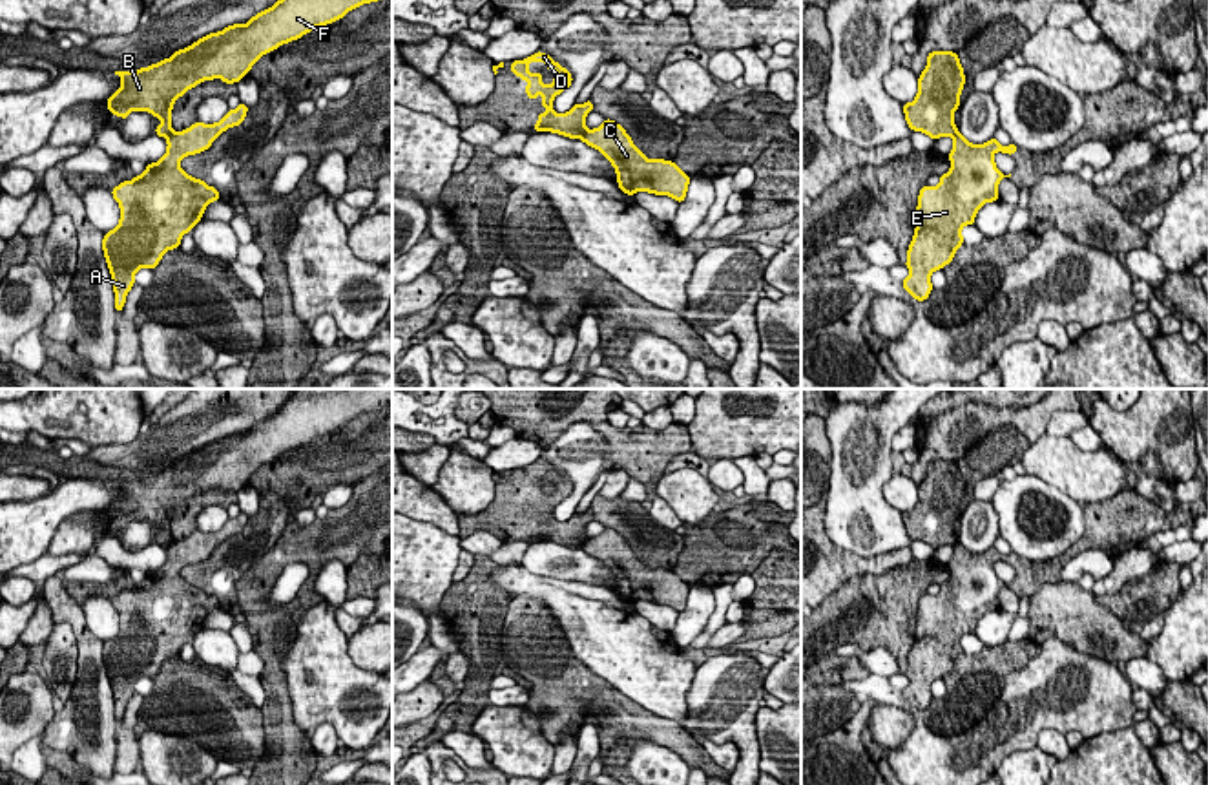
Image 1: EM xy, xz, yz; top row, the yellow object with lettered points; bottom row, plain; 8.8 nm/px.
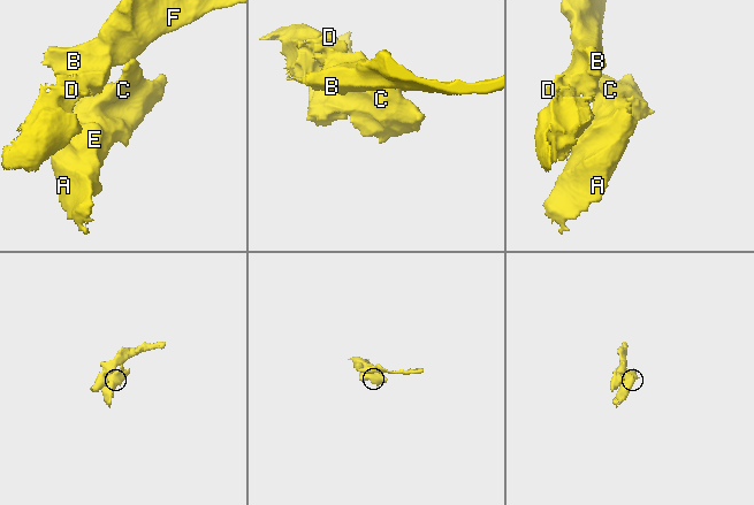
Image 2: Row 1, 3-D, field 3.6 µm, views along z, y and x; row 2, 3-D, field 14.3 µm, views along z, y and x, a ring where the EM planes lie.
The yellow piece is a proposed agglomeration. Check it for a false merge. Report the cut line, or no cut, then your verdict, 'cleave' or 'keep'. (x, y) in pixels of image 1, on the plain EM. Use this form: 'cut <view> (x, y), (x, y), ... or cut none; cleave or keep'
cut xz (586, 537), (577, 546); cleave

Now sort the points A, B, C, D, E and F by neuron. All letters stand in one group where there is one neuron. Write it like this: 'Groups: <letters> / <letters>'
Groups: A C E / B D F

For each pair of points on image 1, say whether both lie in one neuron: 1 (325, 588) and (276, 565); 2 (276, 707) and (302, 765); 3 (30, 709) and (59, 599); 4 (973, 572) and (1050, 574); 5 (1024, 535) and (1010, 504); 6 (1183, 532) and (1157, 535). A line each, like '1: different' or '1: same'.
1: different
2: same
3: different
4: same
5: same
6: same

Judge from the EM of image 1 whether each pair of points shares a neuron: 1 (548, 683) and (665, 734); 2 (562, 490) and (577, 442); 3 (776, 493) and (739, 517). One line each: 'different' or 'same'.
1: same
2: different
3: different

